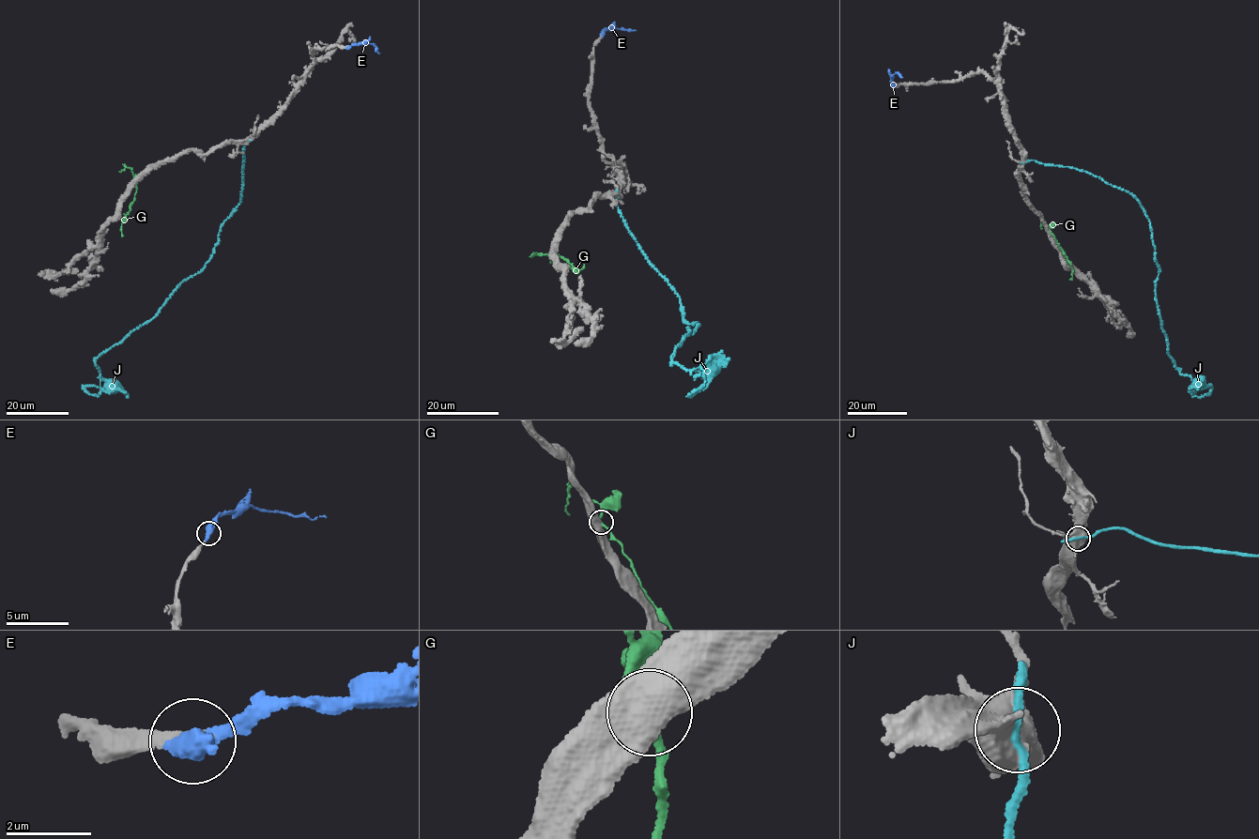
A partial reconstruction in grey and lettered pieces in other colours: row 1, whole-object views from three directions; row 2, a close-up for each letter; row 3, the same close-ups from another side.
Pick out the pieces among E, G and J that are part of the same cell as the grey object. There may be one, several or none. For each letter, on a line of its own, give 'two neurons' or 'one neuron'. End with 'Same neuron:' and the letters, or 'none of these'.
E: one neuron
G: two neurons
J: two neurons
Same neuron: E

